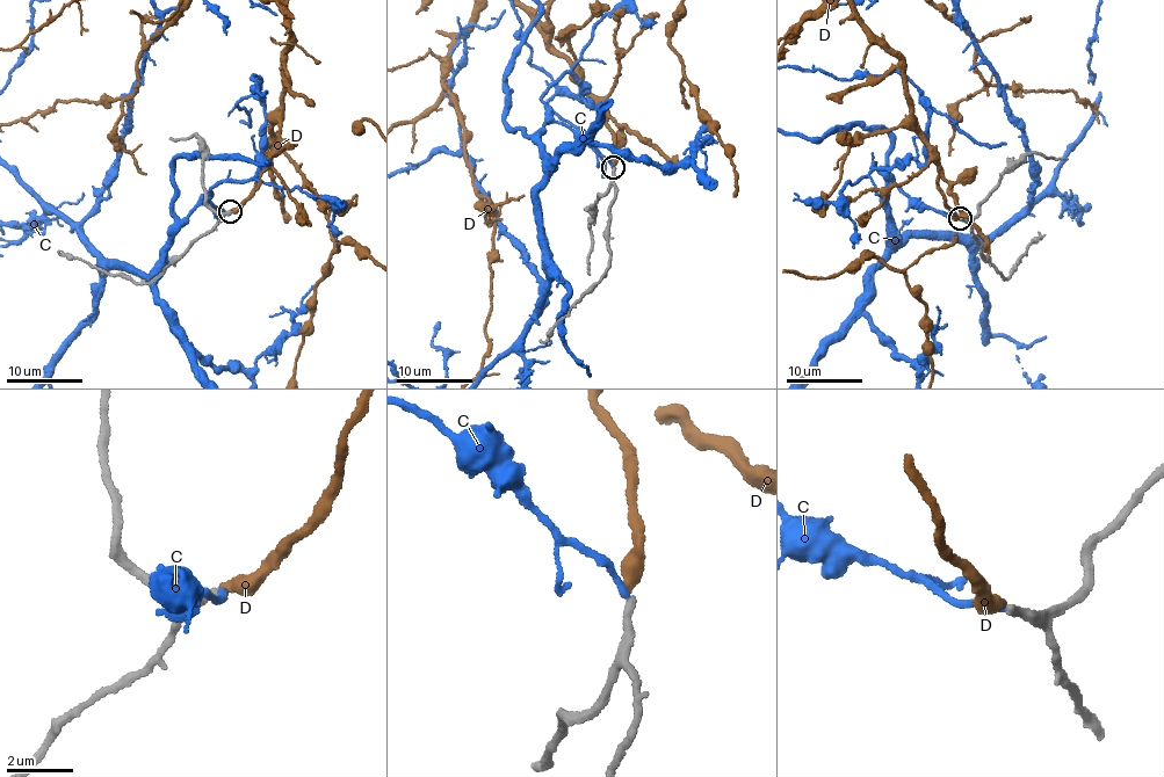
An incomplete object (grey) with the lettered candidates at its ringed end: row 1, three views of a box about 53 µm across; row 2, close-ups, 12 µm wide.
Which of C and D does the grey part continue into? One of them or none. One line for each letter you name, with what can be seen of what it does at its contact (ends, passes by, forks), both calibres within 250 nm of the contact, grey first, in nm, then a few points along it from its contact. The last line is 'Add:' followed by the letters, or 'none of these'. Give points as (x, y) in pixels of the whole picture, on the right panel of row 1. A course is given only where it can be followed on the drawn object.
D: it ends; calibres 240 and 440 nm
Add: D

